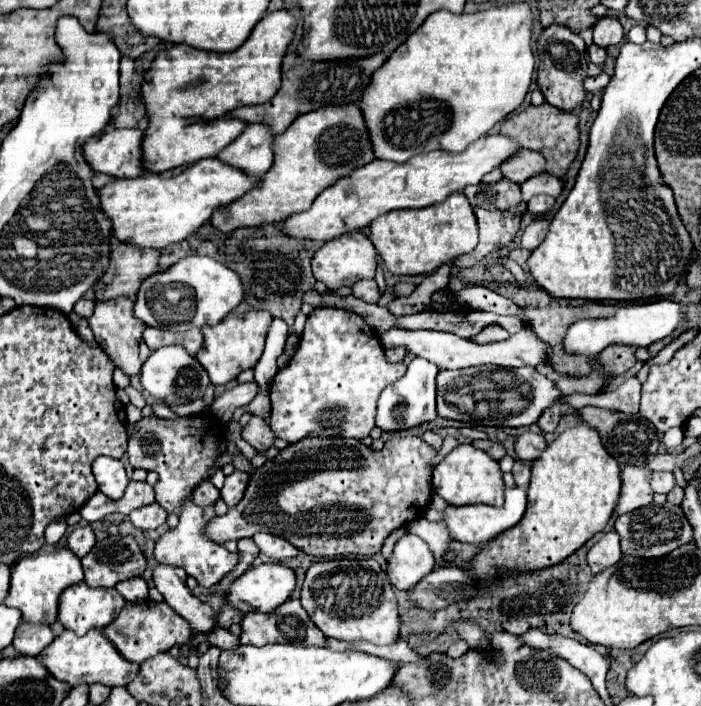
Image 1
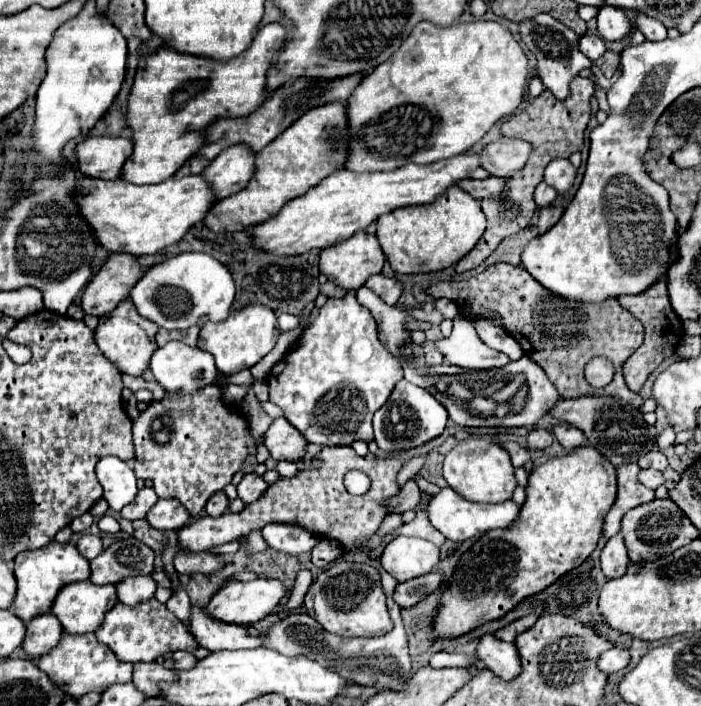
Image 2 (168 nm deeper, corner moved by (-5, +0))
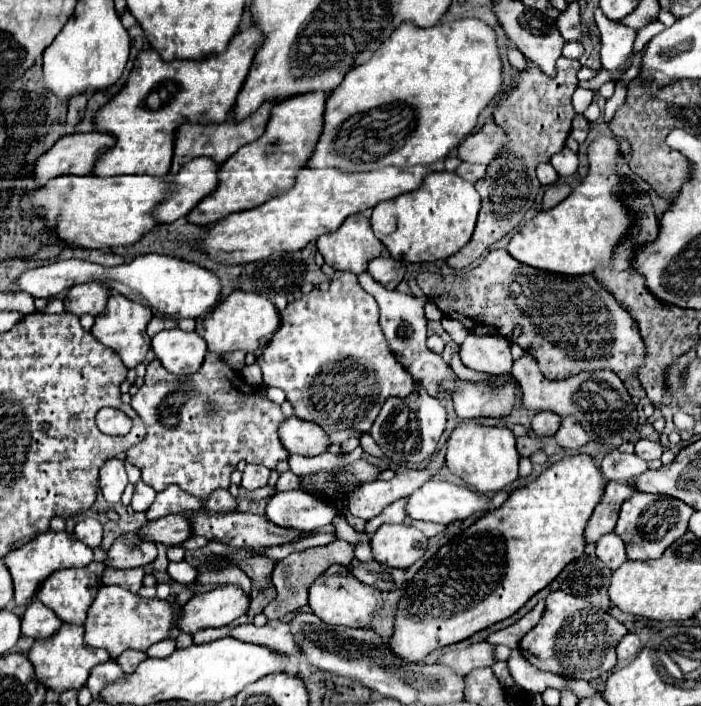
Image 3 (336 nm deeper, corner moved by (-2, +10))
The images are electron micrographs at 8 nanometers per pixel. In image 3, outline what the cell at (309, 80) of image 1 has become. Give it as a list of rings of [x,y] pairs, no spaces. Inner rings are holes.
[[[266,102],[262,104],[254,114],[250,114],[246,120],[242,122],[236,122],[232,116],[222,122],[222,124],[182,124],[178,130],[176,130],[176,138],[174,138],[174,158],[172,158],[172,168],[170,172],[176,174],[186,162],[194,160],[194,158],[200,158],[200,156],[206,156],[206,158],[212,158],[216,164],[222,164],[226,162],[238,148],[258,140],[262,134],[264,134],[264,128],[266,128],[266,122],[270,118],[270,108],[274,104],[272,102]]]

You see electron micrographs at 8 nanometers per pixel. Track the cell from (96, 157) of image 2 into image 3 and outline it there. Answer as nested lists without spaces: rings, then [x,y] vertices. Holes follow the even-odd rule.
[[[74,132],[62,136],[48,152],[44,152],[38,158],[34,166],[34,178],[38,182],[46,182],[50,178],[66,174],[90,174],[96,158],[108,152],[114,146],[114,142],[114,136],[100,132]]]

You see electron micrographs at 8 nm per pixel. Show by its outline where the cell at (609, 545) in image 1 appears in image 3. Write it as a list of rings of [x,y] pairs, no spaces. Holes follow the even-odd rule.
[[[610,532],[606,536],[602,536],[598,542],[596,542],[596,556],[612,570],[616,570],[618,566],[622,566],[628,558],[626,558],[626,550],[624,550],[624,544],[622,540]]]

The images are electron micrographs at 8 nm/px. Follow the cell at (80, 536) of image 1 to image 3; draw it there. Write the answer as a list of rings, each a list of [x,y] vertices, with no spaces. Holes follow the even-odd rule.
[[[84,518],[76,524],[76,536],[90,548],[98,548],[102,542],[102,524],[96,518]]]

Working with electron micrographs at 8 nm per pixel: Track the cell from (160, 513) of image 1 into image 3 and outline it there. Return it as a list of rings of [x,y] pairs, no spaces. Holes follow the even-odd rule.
[[[168,486],[166,490],[158,492],[156,500],[152,502],[152,506],[146,512],[146,518],[158,520],[168,514],[192,514],[192,512],[202,510],[202,504],[204,504],[202,500],[186,494],[178,486]]]

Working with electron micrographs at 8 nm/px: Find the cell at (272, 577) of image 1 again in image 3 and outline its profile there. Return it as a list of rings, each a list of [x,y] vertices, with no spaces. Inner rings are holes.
[[[226,584],[212,592],[192,596],[182,606],[176,626],[186,634],[194,634],[202,628],[228,626],[248,612],[248,604],[250,598],[238,586]]]

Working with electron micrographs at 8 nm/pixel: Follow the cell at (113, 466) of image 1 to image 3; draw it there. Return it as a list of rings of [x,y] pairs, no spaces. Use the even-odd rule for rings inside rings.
[[[110,458],[104,462],[104,466],[100,468],[100,492],[104,494],[108,504],[116,504],[120,502],[120,496],[128,484],[128,476],[124,470],[124,462],[118,458]]]

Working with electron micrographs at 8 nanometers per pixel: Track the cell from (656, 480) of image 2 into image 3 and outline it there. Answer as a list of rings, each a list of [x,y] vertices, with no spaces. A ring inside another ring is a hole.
[[[618,448],[610,450],[600,462],[600,472],[606,480],[626,480],[648,470],[648,464],[636,454],[620,452]]]

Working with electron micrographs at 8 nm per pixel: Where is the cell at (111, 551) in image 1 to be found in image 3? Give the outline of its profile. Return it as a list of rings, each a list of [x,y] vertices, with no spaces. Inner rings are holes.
[[[122,534],[116,538],[106,556],[106,566],[110,568],[138,568],[152,564],[156,560],[156,544],[146,542],[134,534]]]

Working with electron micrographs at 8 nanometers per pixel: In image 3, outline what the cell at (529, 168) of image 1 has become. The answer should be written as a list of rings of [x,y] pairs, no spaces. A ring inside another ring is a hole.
[[[488,122],[458,146],[458,158],[462,162],[490,164],[496,158],[498,150],[504,146],[504,138],[504,130],[494,122]]]

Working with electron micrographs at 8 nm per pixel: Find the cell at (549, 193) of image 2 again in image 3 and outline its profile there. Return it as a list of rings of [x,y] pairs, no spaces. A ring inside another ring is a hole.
[[[542,162],[542,164],[538,166],[538,180],[540,180],[540,184],[550,186],[550,184],[554,184],[554,182],[558,180],[558,172],[554,170],[554,166],[552,166],[552,164]]]

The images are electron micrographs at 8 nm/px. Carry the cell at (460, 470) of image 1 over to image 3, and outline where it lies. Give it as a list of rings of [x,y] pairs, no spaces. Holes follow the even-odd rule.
[[[462,422],[452,430],[448,438],[446,450],[448,470],[482,494],[498,492],[510,482],[514,482],[518,478],[518,460],[520,454],[516,450],[516,436],[508,428],[484,426],[478,422]]]

